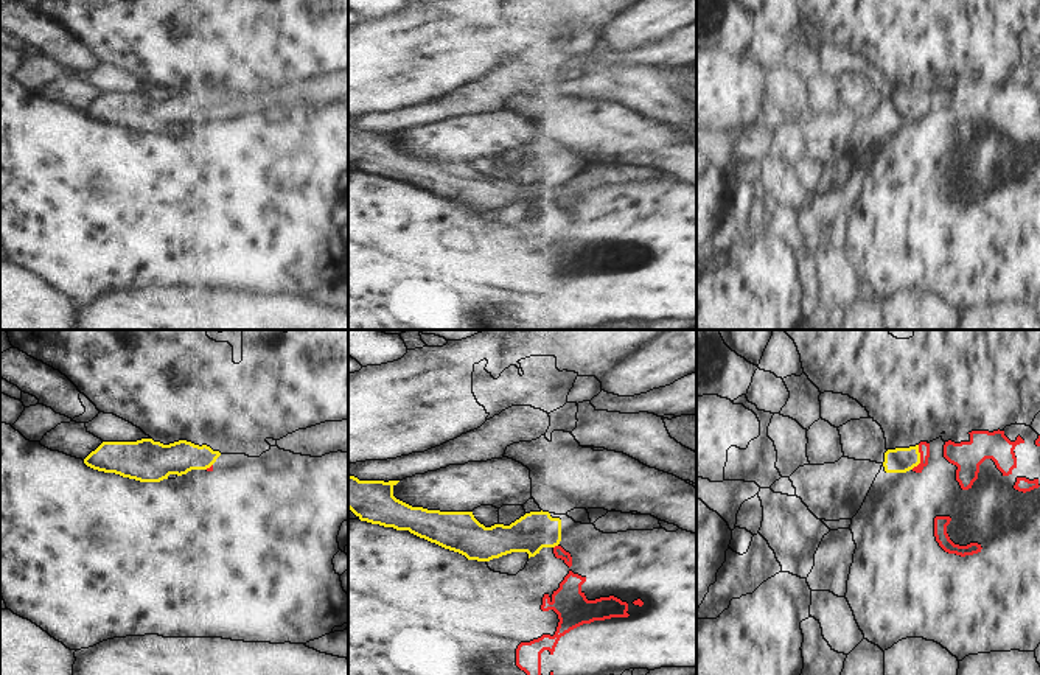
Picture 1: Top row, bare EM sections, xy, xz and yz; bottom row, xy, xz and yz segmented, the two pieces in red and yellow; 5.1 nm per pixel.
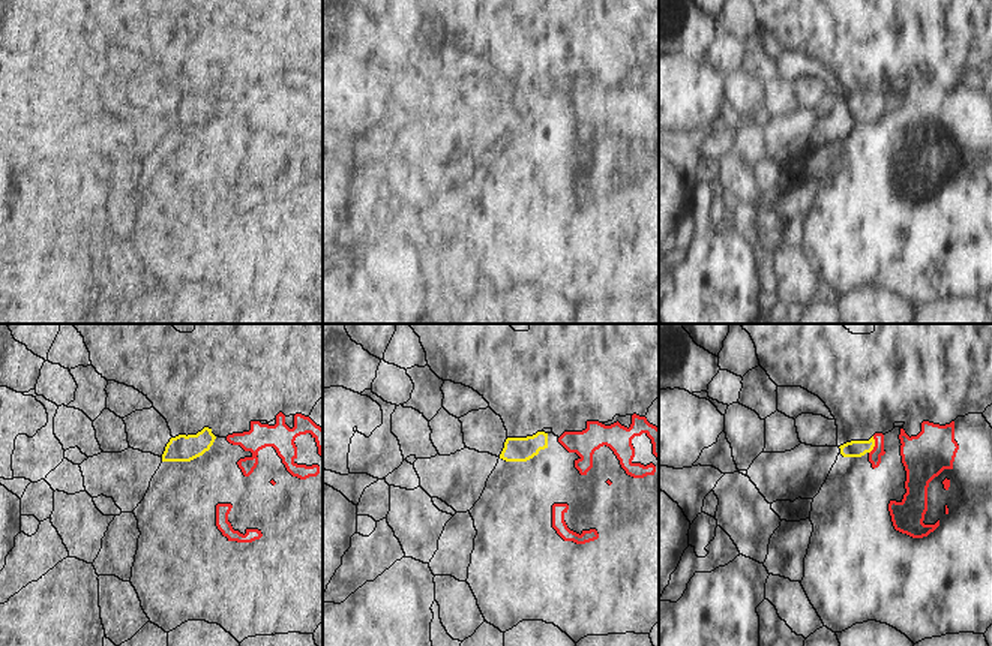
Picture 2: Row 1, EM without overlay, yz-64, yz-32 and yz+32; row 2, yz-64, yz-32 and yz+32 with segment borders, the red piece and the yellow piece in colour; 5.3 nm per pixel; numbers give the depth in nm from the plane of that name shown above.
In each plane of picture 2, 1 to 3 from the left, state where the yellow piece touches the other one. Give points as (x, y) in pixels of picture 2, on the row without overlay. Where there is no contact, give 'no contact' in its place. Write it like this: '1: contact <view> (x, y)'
1: no contact
2: no contact
3: contact yz+32 (875, 110)

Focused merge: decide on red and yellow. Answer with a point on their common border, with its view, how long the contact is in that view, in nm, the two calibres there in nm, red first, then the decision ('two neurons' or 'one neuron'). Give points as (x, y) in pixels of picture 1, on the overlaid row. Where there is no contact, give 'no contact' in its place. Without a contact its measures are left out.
yz (921, 458) | 130 nm | 60/130 nm | two neurons

